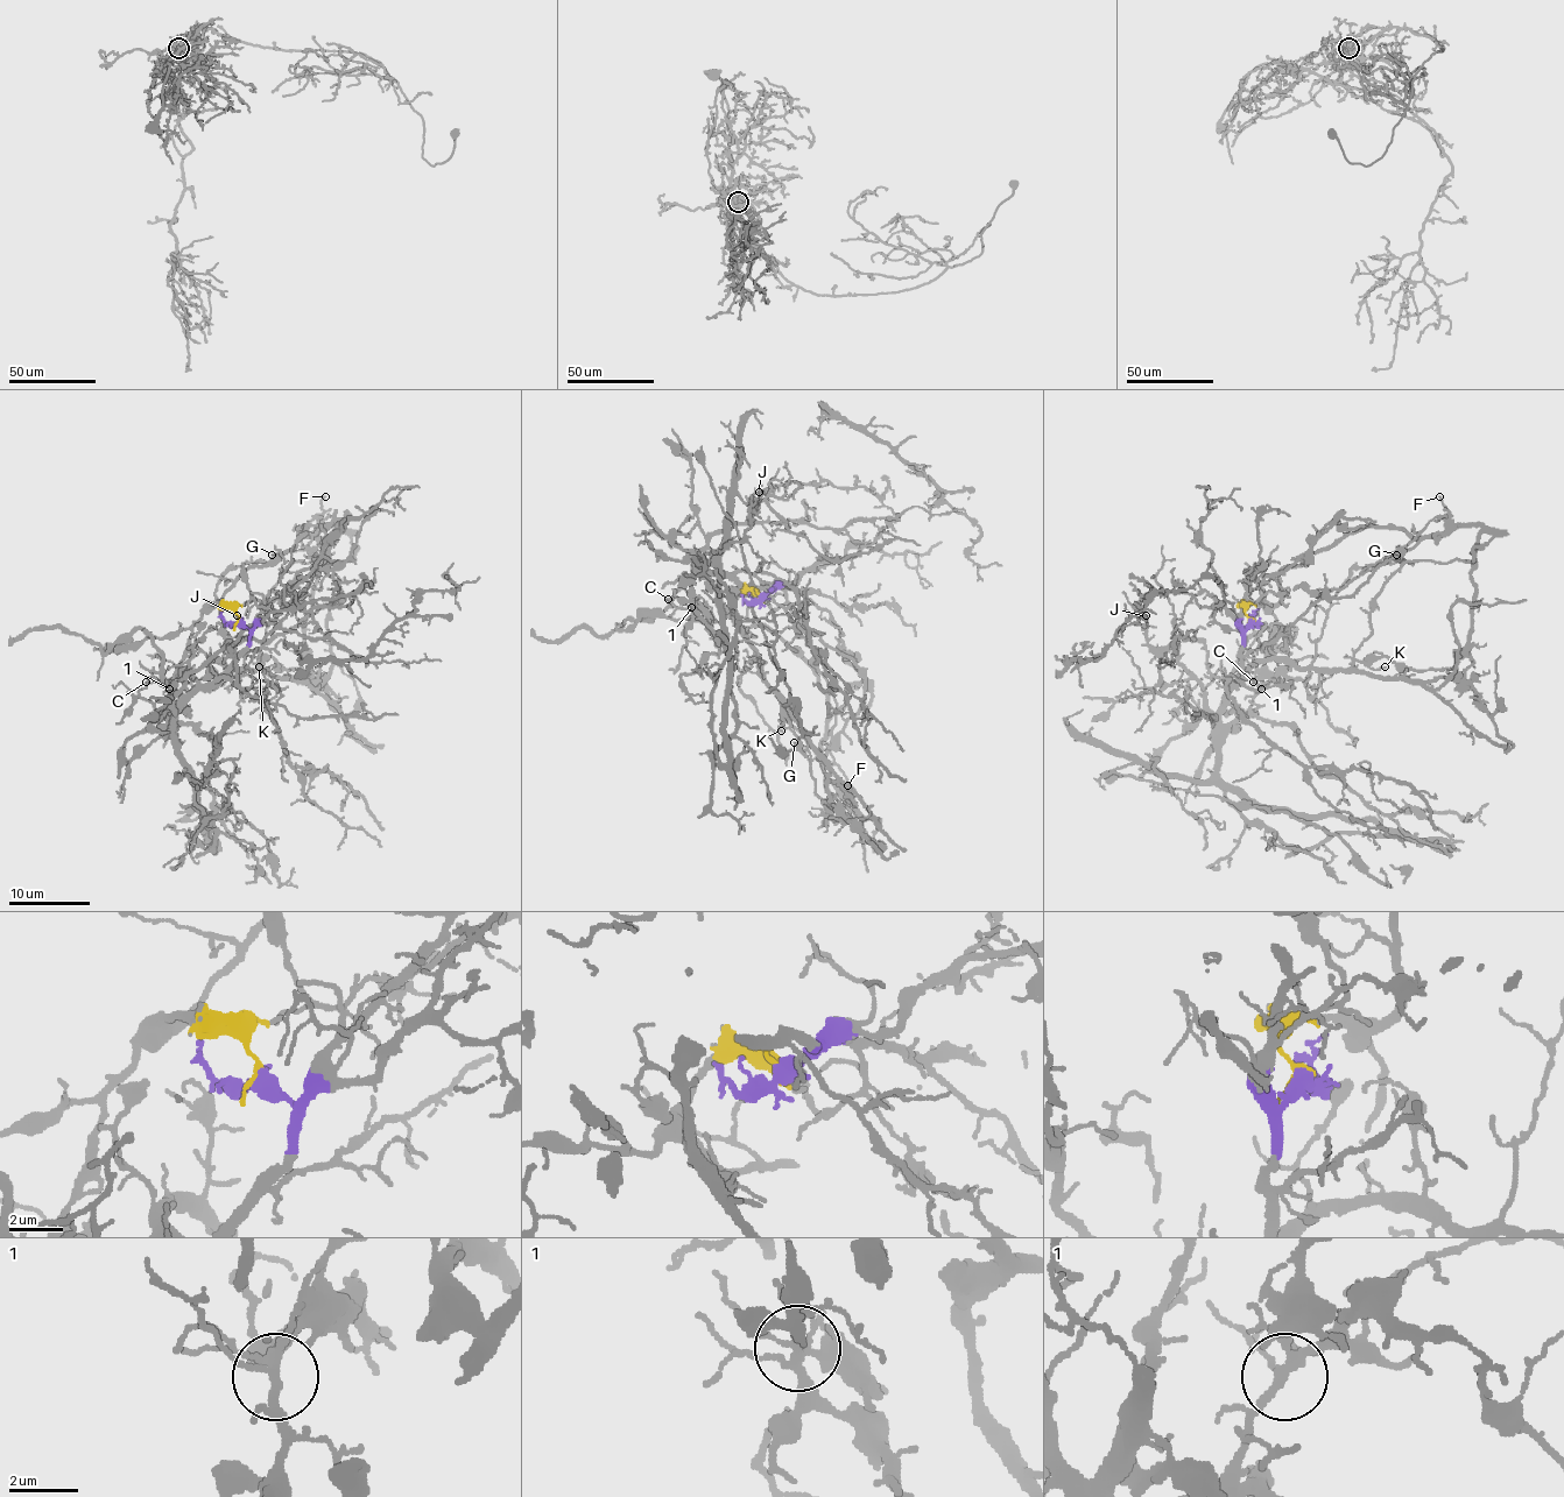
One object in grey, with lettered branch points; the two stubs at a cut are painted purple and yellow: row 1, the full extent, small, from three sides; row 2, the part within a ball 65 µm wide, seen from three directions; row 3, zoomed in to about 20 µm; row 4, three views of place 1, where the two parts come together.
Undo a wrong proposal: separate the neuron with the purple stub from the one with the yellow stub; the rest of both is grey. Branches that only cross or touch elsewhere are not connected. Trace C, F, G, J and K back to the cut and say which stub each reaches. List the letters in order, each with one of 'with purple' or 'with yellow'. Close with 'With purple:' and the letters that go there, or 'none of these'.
C: with purple
F: with yellow
G: with yellow
J: with purple
K: with yellow
With purple: C, J

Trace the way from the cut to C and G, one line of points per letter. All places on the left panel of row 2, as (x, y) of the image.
C: (239, 621), (249, 632), (249, 648), (218, 678), (201, 689), (174, 724), (169, 689), (153, 676), (145, 683)
G: (239, 619), (210, 602), (249, 569), (267, 566), (288, 552), (307, 528), (301, 528), (301, 550), (272, 553)

